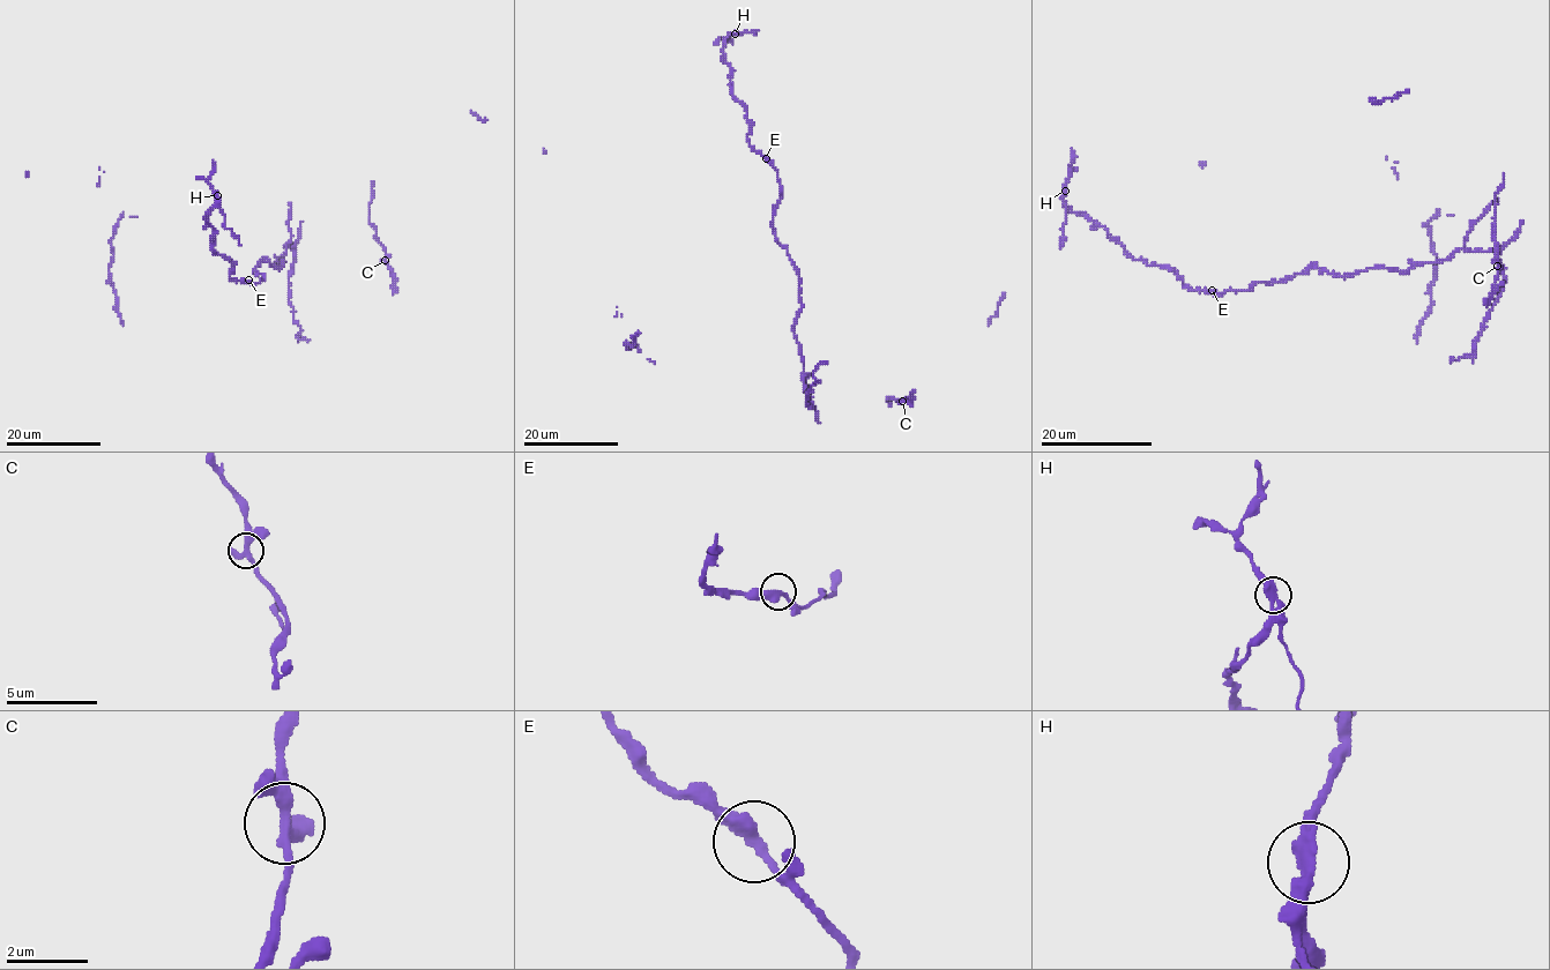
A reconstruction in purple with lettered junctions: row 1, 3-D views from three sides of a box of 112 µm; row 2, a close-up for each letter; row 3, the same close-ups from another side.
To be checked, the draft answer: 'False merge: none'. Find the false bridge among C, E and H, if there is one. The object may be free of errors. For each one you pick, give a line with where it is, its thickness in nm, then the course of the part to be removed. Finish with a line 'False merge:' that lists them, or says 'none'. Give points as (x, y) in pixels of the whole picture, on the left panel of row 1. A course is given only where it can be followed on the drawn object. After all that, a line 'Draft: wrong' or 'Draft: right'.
H: Place: (217, 195). Thickness 360 nm. Course of the part to remove: (217, 196), (224, 225), (240, 246)
False merge: H
Draft: wrong

